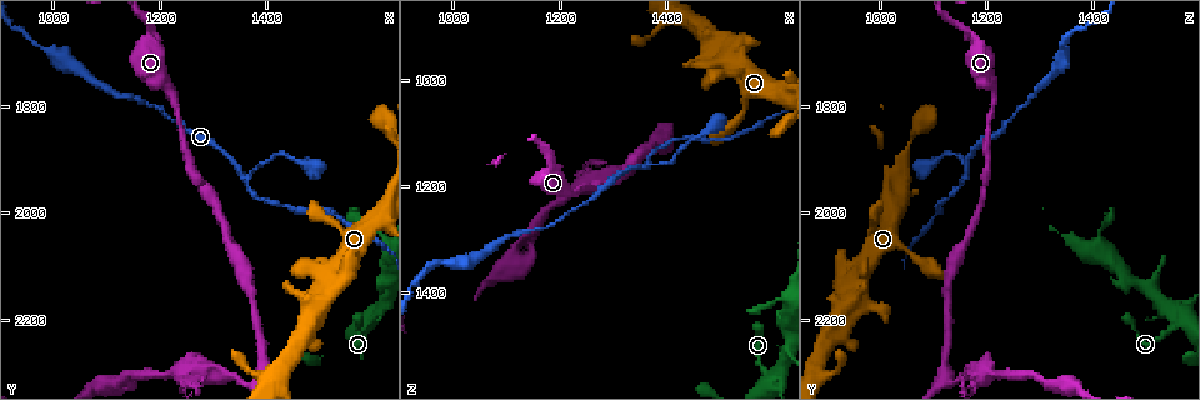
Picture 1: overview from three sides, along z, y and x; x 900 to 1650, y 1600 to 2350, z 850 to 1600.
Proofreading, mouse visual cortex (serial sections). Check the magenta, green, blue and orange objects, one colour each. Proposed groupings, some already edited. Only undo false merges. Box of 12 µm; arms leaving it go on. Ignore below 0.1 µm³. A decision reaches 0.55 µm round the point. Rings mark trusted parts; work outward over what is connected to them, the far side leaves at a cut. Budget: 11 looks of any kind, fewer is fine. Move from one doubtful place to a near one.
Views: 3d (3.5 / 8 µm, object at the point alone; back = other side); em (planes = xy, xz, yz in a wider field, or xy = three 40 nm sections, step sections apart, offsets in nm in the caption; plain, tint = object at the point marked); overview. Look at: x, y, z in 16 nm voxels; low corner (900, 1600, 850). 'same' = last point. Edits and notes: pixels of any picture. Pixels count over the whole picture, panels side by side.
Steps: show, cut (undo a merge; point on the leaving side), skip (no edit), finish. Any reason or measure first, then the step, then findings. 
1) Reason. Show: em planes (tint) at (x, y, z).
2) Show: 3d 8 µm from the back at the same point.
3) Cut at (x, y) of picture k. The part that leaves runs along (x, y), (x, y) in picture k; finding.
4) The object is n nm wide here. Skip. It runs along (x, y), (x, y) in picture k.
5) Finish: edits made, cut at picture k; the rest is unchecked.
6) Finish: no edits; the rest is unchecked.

Thick turns thin. Show: 3d 3.5 µm at (1065, 1740, 1325).

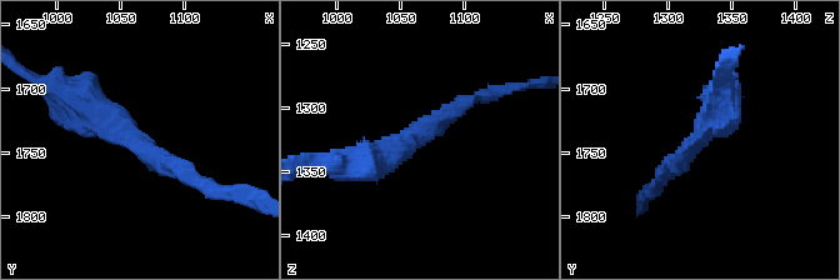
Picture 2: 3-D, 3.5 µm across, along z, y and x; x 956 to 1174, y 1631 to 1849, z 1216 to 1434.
The arms are 200, 450 nm wide; shape alone is not enough. Show: em xy step 5 (tint) at (1060, 1742, 1324).

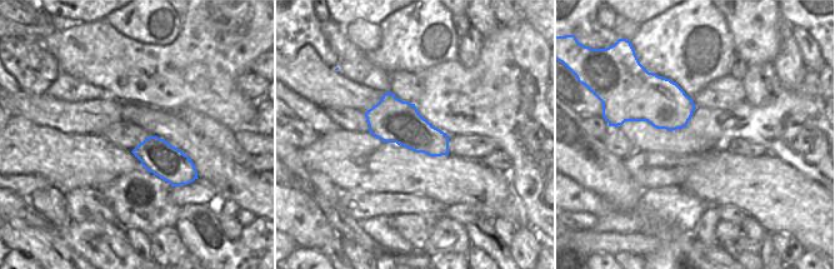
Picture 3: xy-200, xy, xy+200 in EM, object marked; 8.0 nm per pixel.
Show: em xy step 2 (tint) at the same point.

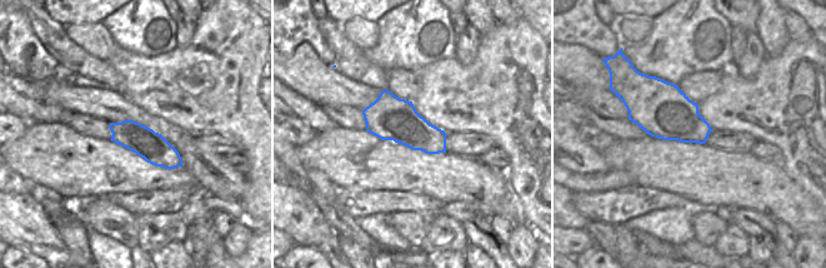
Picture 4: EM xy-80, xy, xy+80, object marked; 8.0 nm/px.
Skip. It runs along (113, 125), (179, 163) in picture 4; continuous, no second cell.

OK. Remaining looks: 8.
Side arm on a straight run. Show: 3d 8 µm from the back at (1355, 1930, 1160).

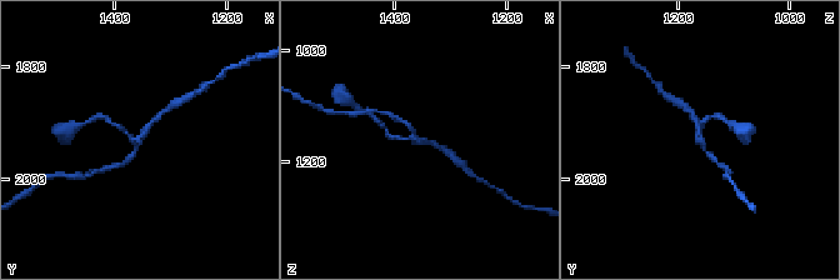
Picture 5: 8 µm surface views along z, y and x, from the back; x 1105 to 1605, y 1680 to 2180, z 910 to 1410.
Need the tissue. Show: em planes (tint) at (1355, 1930, 1160).

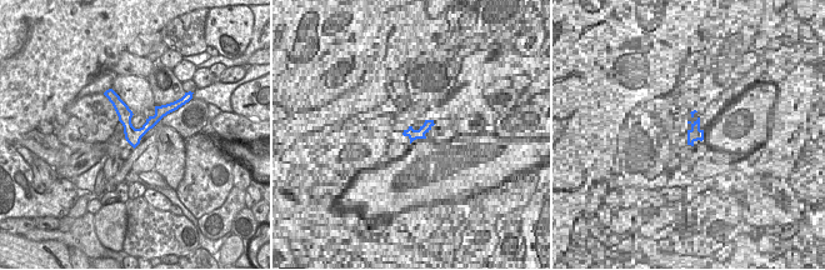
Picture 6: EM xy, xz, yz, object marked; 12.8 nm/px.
The arms are 150, 150, 150 nm wide. Skip. It runs along (164, 110), (140, 139), (110, 121) in picture 5; all the same cell.

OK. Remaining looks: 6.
Thick turns thin. Show: 3d 3.5 µm at (1510, 2145, 965).

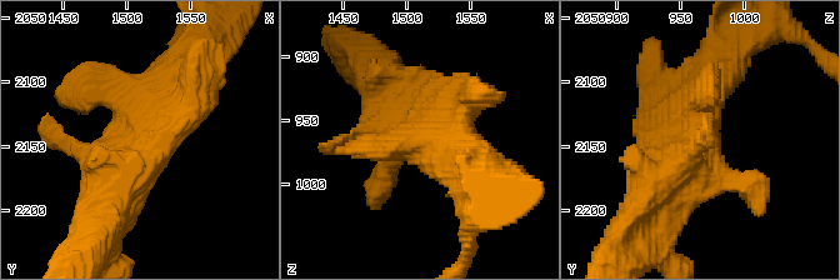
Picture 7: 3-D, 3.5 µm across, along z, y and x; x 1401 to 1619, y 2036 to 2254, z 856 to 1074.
Skip. It runs along (194, 54), (151, 100), (118, 185) in picture 7; all the same cell.

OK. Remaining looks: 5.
Sharp bend. Show: 3d 3.5 µm at (1590, 2205, 1550).

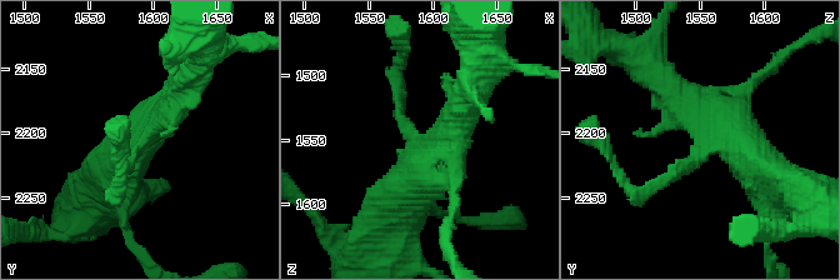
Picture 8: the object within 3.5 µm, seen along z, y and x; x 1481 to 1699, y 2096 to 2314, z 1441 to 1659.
Need the tissue. Show: em xy step 3 (tint) at (1594, 2208, 1554).

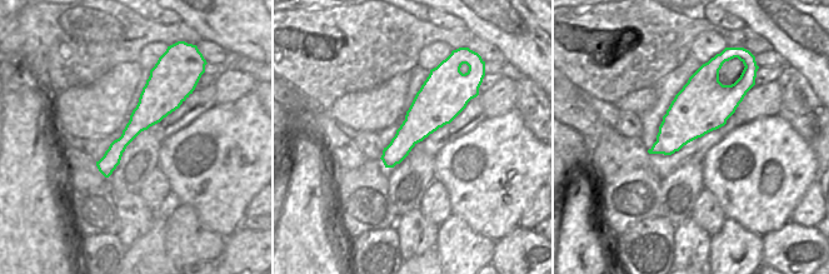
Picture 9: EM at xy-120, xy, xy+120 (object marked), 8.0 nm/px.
Skip. It runs along (160, 80), (106, 173) in picture 9; all the same cell.

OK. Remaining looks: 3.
Finish: no edits; the rest is unchecked.

